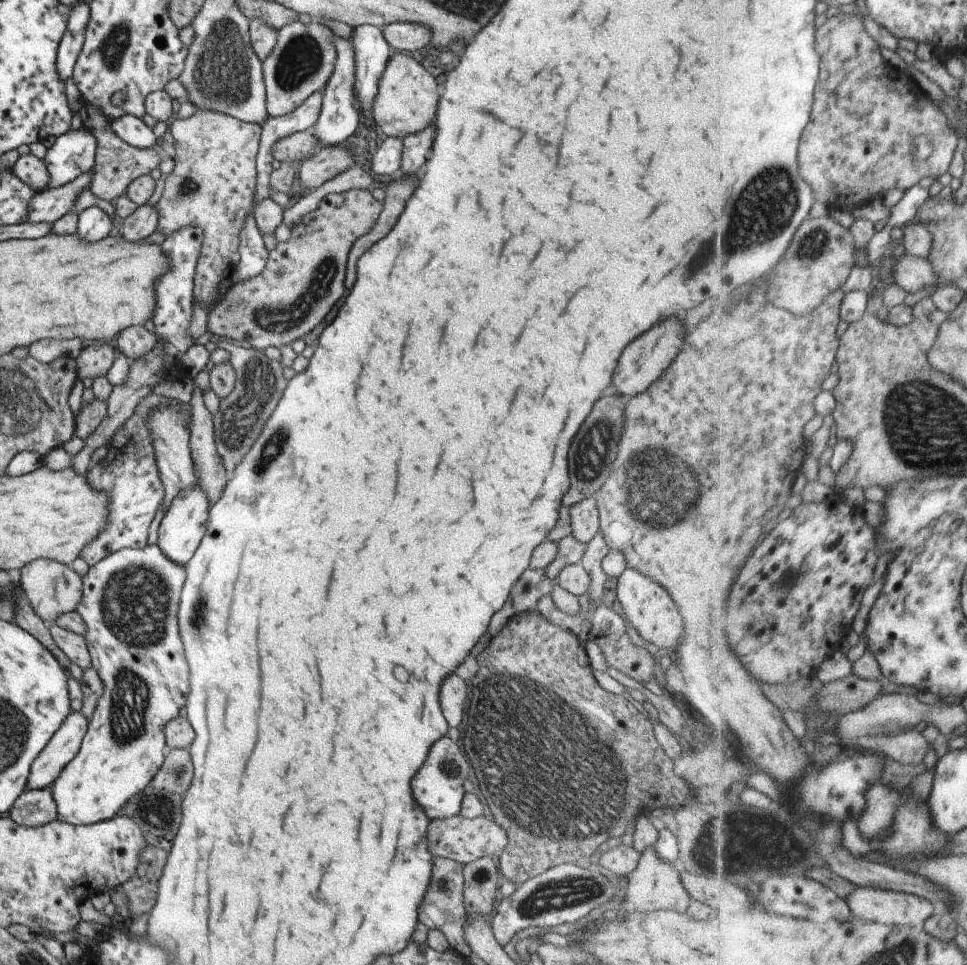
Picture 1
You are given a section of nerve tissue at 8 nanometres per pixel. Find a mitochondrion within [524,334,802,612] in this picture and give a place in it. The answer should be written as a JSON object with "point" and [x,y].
{"point":[644,503]}

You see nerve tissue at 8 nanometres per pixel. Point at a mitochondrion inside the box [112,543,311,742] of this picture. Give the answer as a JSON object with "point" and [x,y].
{"point":[196,616]}

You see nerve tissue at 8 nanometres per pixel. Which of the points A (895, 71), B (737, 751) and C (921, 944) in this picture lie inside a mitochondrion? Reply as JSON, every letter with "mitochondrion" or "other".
{"A":"other","B":"other","C":"mitochondrion"}

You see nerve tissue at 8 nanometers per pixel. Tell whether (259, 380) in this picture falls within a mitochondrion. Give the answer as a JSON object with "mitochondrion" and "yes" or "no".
{"mitochondrion":"yes"}

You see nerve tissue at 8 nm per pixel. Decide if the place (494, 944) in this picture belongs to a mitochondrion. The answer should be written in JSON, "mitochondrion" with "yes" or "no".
{"mitochondrion":"no"}

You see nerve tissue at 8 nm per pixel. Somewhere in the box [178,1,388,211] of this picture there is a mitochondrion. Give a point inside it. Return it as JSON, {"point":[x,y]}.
{"point":[223,78]}

